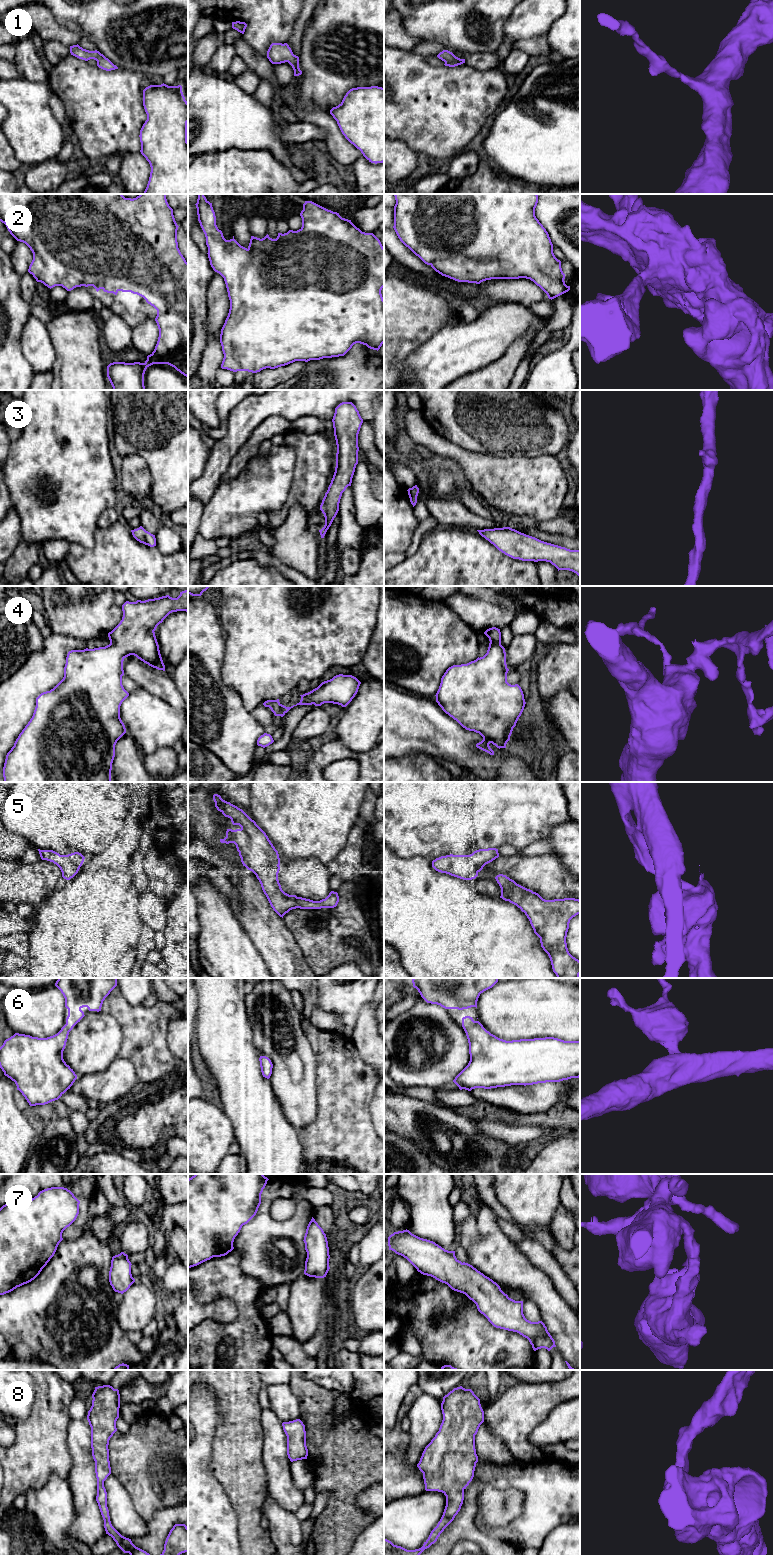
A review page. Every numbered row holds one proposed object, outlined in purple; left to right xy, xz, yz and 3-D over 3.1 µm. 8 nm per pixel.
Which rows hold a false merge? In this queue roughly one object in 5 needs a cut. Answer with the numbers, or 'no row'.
no row

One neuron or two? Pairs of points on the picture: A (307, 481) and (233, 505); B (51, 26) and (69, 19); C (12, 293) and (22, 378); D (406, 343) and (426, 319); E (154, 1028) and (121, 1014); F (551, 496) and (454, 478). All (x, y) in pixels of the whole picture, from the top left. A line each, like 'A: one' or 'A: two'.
A: two
B: two
C: one
D: one
E: one
F: two

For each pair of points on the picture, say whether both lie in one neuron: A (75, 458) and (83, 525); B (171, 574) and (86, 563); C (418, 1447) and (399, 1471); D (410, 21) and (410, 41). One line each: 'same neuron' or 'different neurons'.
A: same neuron
B: same neuron
C: different neurons
D: different neurons

